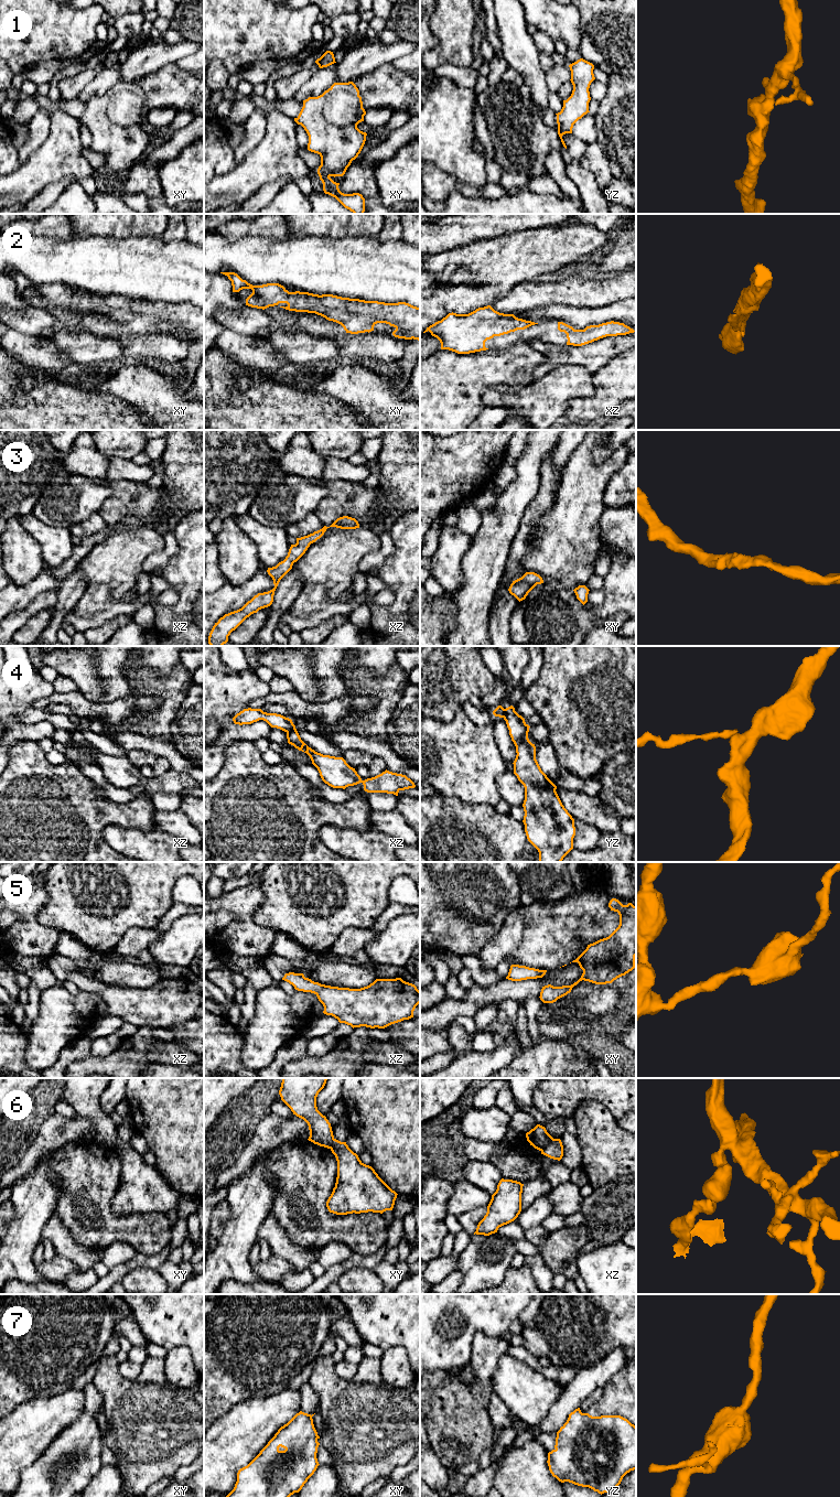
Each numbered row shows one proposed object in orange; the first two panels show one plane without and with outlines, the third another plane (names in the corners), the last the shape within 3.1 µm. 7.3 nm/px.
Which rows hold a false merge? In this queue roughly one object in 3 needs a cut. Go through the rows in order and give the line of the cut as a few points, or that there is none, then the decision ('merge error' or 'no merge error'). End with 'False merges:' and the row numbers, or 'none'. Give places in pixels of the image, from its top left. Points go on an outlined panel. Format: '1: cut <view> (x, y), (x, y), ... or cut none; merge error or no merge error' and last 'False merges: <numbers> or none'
1: cut none; no merge error
2: cut none; no merge error
3: cut none; no merge error
4: cut xz (295, 730), (287, 732); merge error
5: cut none; no merge error
6: cut xz (552, 1138), (541, 1151); merge error
7: cut none; no merge error
False merges: 4, 6

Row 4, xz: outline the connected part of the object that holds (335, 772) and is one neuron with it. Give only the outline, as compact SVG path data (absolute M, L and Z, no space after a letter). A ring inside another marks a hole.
M288 731L287 739L289 744L310 756L322 780L333 788L345 789L362 783L367 793L387 793L398 796L400 790L416 787L414 783L406 775L387 769L375 777L363 780L355 768L351 767L343 757L323 755L309 747L301 740L298 731Z

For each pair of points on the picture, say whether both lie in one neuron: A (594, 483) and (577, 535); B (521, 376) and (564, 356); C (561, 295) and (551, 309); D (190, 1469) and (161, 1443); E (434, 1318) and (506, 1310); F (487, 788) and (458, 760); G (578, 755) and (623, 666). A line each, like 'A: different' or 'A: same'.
A: same
B: different
C: different
D: different
E: same
F: same
G: same

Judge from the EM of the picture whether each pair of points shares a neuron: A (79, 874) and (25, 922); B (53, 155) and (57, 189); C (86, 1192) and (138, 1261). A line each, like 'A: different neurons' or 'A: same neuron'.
A: different neurons
B: different neurons
C: different neurons

